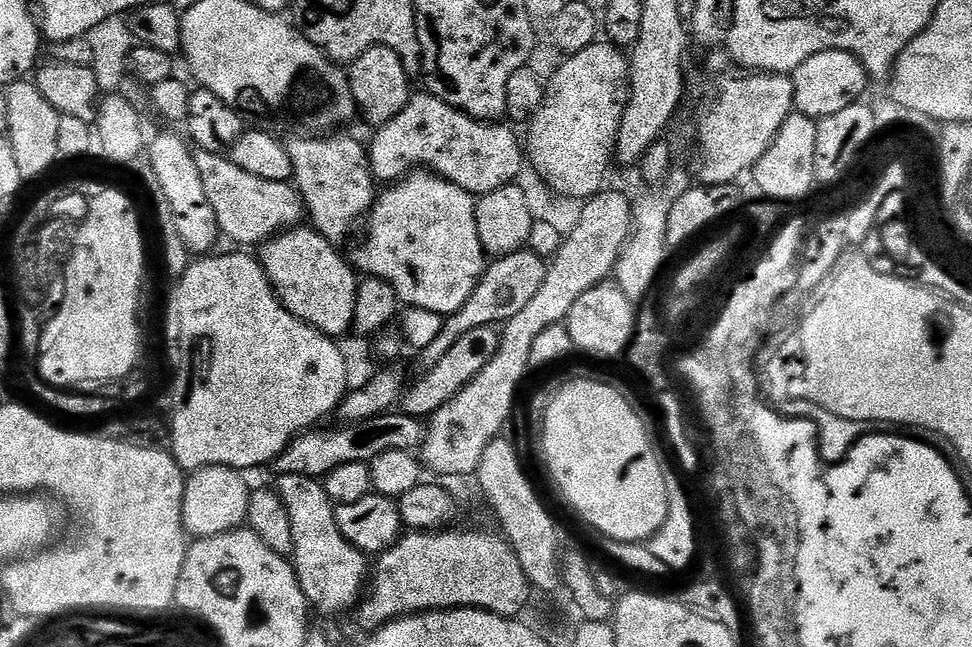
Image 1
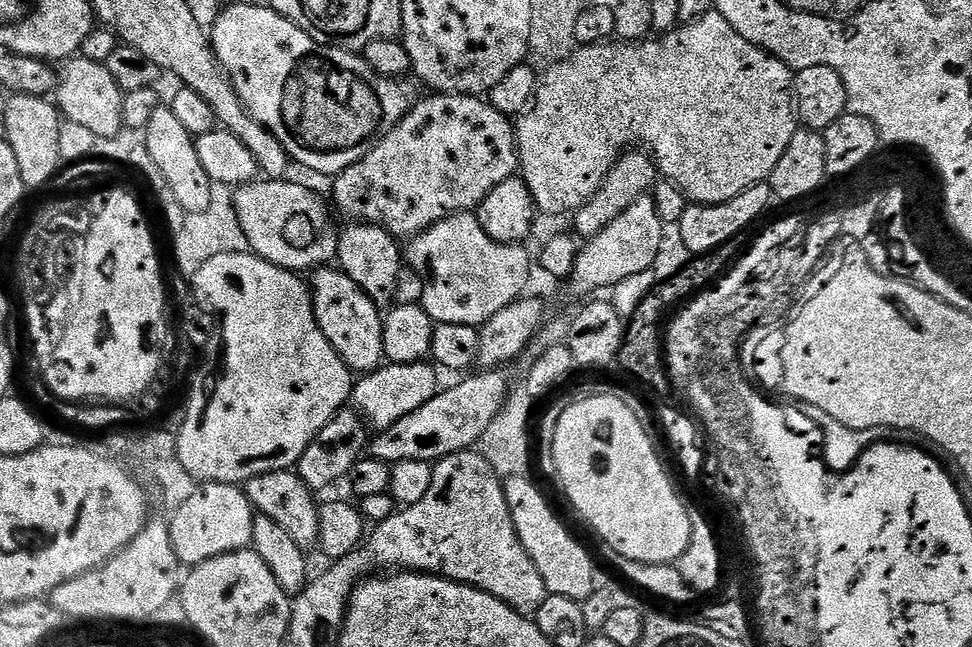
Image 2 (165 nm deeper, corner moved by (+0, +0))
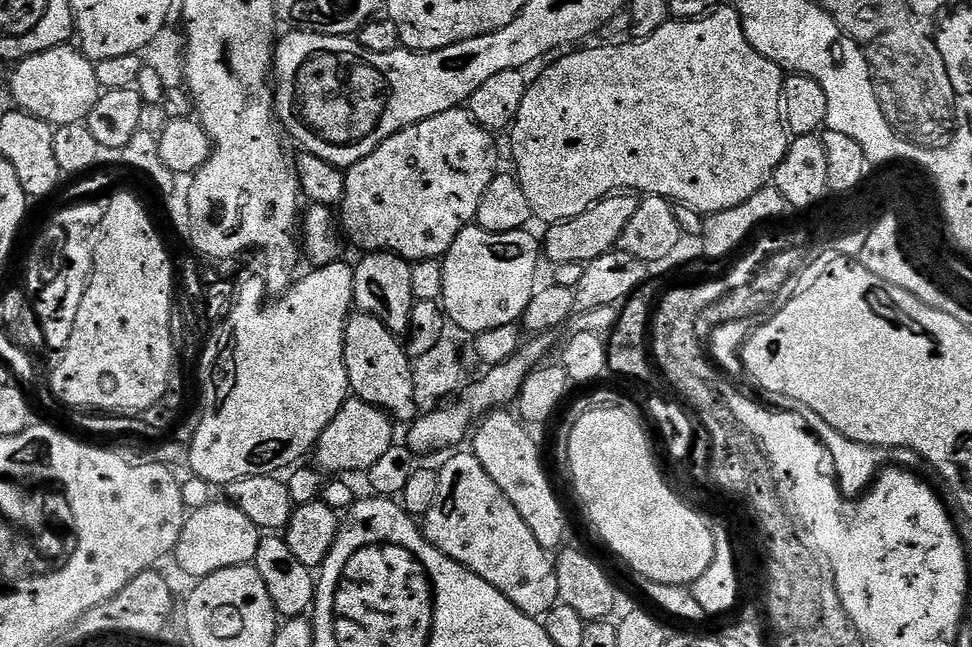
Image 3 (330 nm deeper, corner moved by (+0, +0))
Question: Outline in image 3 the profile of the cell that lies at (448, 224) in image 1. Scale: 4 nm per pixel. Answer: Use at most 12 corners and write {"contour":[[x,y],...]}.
{"contour":[[463,228],[442,258],[447,319],[516,324],[538,290],[531,231]]}

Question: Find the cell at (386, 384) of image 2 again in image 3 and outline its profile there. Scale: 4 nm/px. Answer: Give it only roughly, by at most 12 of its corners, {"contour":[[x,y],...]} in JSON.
{"contour":[[350,398],[314,449],[328,474],[367,473],[394,421]]}

